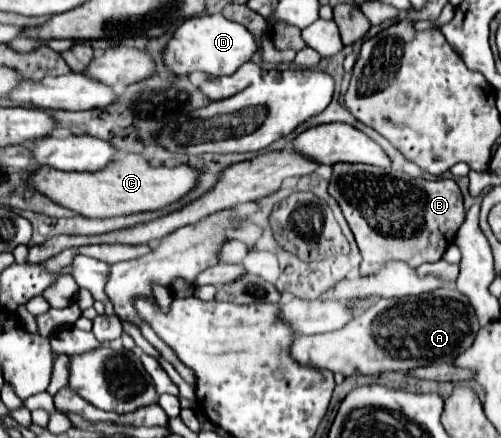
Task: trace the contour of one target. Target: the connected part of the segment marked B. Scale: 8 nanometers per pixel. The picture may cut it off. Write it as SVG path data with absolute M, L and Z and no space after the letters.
M336 163L328 193L338 201L356 237L362 253L362 275L374 273L388 259L400 259L410 267L442 259L466 219L462 193L452 179L426 181L398 171L386 173L372 165Z

